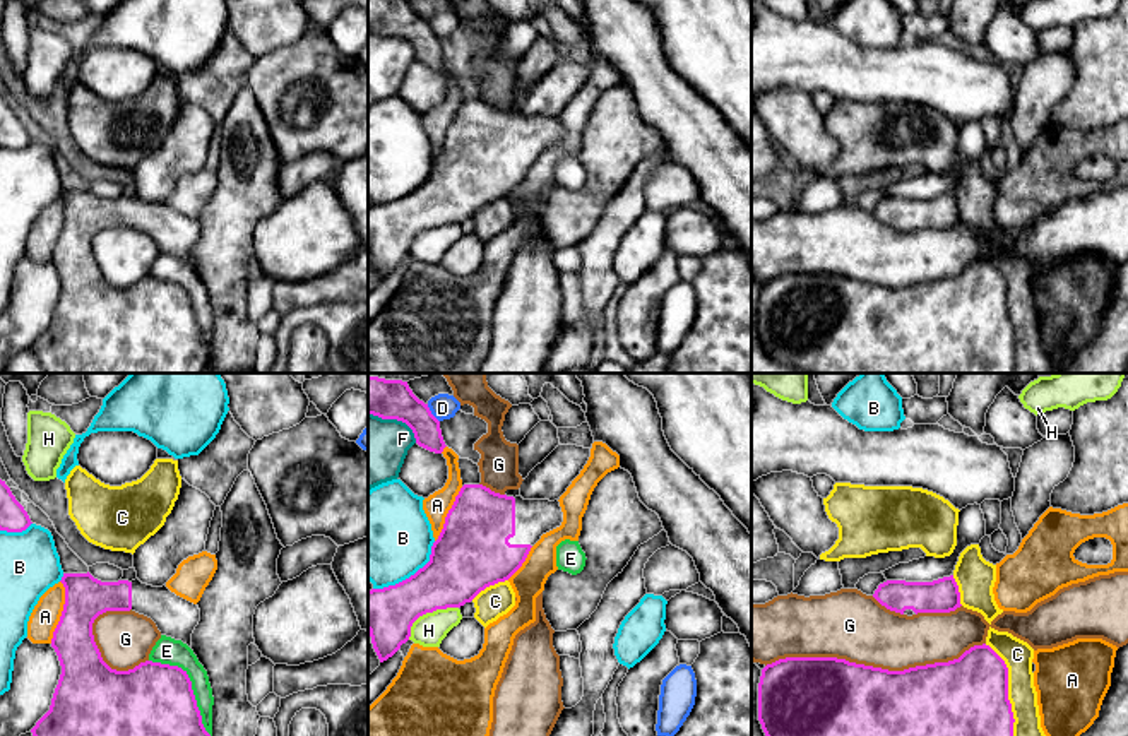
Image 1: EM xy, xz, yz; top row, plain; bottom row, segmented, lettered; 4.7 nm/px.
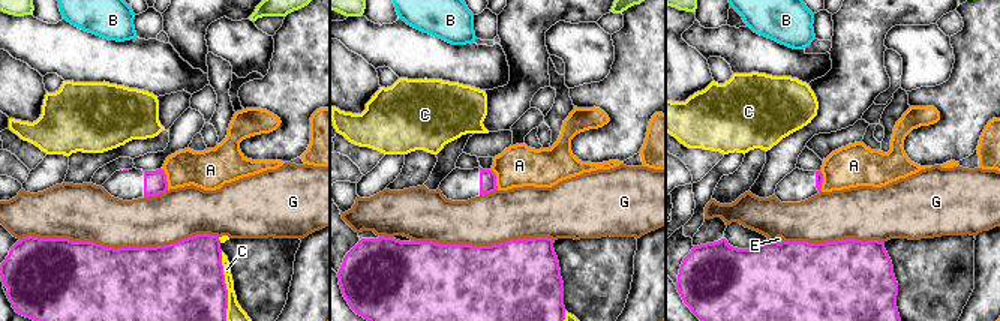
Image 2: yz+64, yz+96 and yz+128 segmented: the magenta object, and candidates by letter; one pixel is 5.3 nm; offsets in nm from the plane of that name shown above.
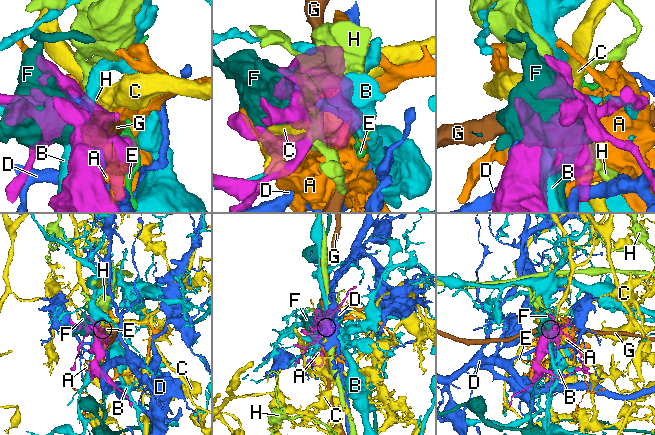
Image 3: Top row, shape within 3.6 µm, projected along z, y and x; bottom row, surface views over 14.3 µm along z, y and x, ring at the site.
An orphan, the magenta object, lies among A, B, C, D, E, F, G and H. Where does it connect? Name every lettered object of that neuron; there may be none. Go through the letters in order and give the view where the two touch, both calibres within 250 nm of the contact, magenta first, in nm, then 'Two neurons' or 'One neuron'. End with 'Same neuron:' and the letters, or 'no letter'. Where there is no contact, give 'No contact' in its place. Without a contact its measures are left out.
A: Touches magenta in xy. Thickness 200 nm (magenta) against 140 nm. Two neurons
B: Touches magenta in xz. Thickness 320 nm (magenta) against 440 nm. Two neurons
C: Touches magenta in yz. Thickness 360 nm (magenta) against 140 nm. Two neurons
D: Touches magenta in xz. Thickness 190 nm (magenta) against 120 nm. Two neurons
E: Touches magenta in xy. Thickness 340 nm (magenta) against 130 nm. Two neurons
F: Touches magenta in xz. Thickness 190 nm (magenta) against 320 nm. Two neurons
G: Touches magenta in yz. Thickness 360 nm (magenta) against 320 nm. Two neurons
H: Touches magenta in xz. Thickness 280 nm (magenta) against 160 nm. Two neurons
Same neuron: no letter

